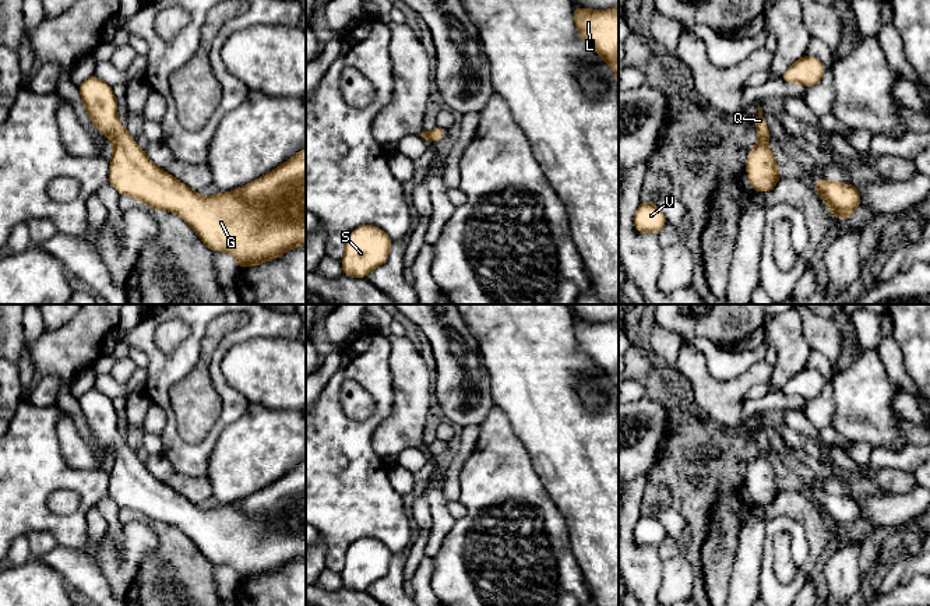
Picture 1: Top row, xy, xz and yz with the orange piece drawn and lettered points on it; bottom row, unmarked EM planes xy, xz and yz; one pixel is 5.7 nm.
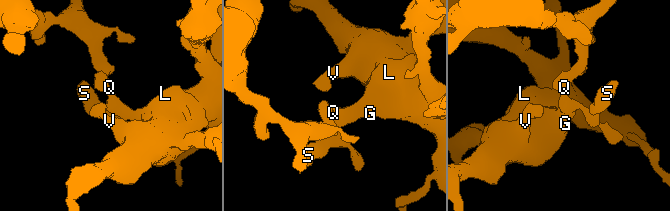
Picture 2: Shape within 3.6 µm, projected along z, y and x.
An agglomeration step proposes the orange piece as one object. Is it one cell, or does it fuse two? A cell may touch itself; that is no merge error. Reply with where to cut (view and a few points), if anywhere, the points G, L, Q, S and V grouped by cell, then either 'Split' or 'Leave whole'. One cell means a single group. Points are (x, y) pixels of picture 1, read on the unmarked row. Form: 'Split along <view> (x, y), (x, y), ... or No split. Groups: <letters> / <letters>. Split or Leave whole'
No split. Groups: G L Q S V. Leave whole

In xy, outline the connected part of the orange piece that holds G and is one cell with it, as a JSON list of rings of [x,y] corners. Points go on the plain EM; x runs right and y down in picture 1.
[[[92,388],[78,398],[85,423],[113,458],[109,496],[120,508],[133,510],[149,521],[177,526],[212,564],[229,564],[239,581],[257,579],[281,570],[296,559],[306,559],[306,459],[270,486],[229,505],[202,510],[172,487],[159,482],[119,436],[112,399]]]

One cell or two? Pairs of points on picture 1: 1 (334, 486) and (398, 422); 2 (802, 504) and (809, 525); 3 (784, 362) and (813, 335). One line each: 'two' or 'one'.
1: two
2: one
3: two

